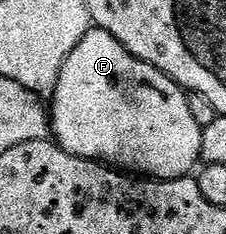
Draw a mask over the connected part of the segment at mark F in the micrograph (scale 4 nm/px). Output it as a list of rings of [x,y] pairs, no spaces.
[[[92,28],[62,64],[58,84],[50,95],[50,130],[65,152],[79,158],[91,158],[148,180],[183,178],[191,175],[197,169],[196,162],[201,161],[204,135],[194,120],[188,97],[183,86],[135,58],[110,32]]]

